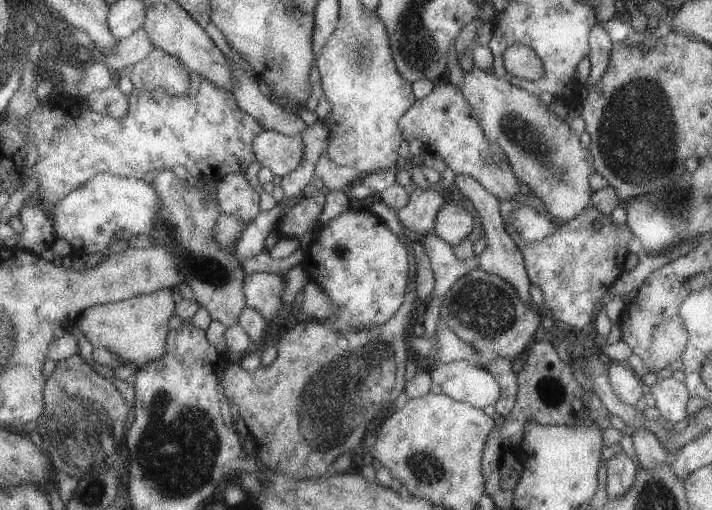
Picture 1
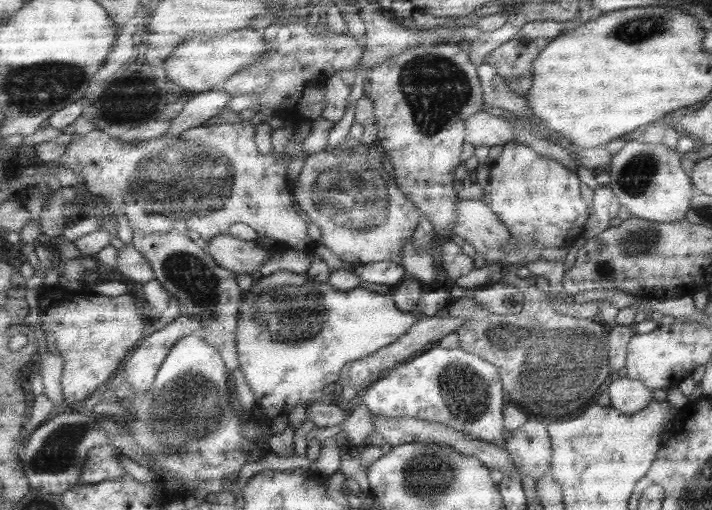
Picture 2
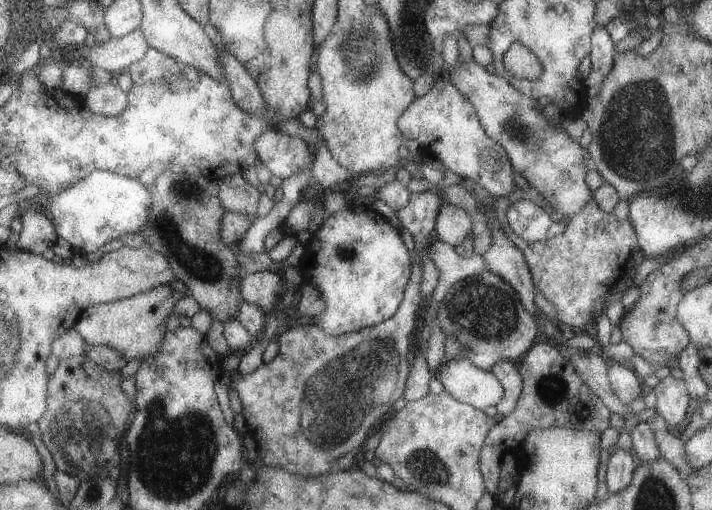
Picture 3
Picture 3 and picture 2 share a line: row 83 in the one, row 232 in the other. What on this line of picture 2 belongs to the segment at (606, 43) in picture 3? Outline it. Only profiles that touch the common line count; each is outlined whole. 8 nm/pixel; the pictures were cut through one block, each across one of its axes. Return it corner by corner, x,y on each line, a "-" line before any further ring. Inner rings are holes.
608,187
594,190
591,200
591,214
586,216
582,235
586,239
596,238
599,232
609,228
609,220
615,218
619,204

